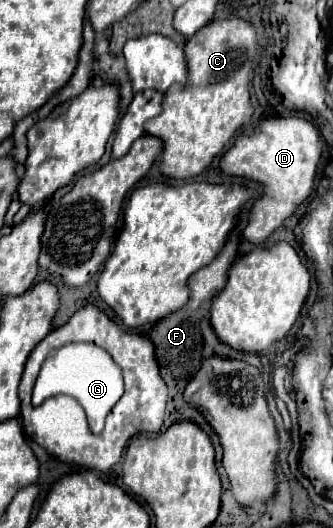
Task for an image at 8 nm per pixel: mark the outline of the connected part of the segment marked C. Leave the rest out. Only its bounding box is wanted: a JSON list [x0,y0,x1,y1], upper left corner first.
[145,18,259,180]

